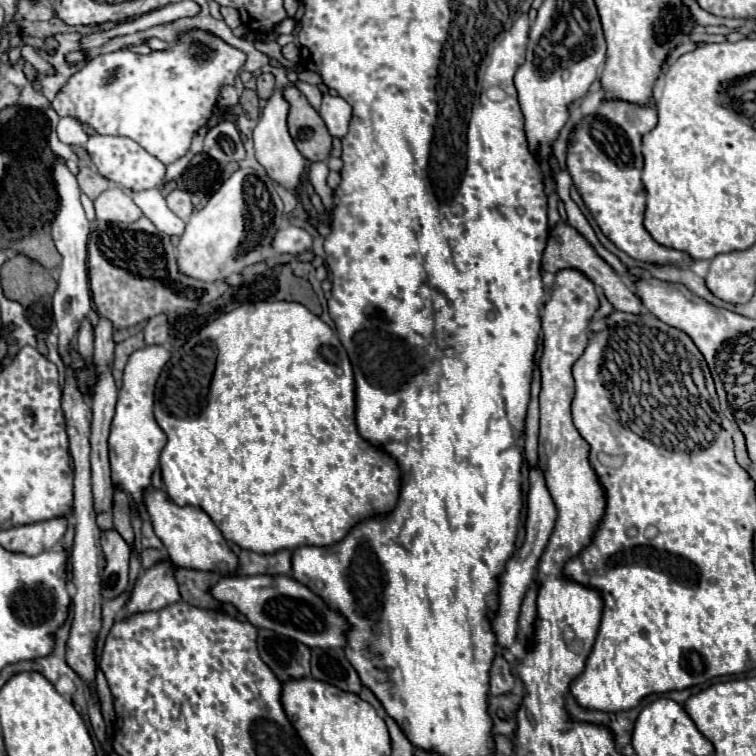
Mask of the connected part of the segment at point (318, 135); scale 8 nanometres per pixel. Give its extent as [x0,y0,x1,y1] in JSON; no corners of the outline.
[283,86,333,162]

